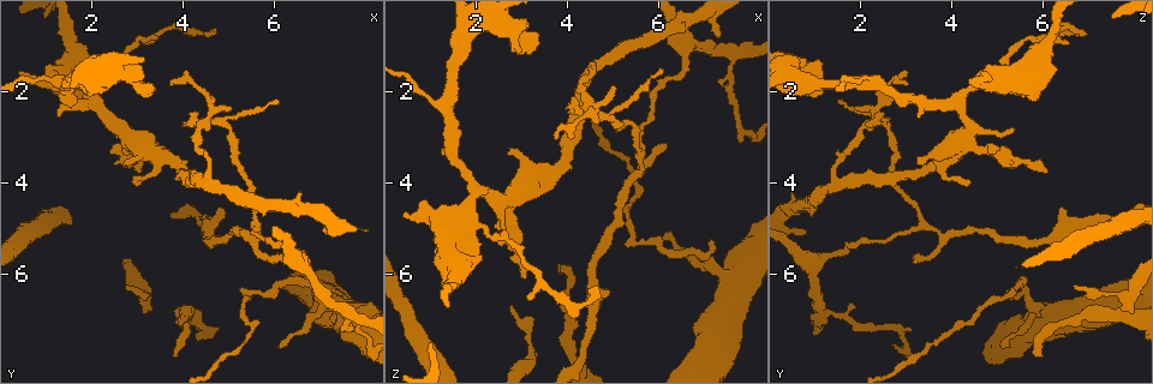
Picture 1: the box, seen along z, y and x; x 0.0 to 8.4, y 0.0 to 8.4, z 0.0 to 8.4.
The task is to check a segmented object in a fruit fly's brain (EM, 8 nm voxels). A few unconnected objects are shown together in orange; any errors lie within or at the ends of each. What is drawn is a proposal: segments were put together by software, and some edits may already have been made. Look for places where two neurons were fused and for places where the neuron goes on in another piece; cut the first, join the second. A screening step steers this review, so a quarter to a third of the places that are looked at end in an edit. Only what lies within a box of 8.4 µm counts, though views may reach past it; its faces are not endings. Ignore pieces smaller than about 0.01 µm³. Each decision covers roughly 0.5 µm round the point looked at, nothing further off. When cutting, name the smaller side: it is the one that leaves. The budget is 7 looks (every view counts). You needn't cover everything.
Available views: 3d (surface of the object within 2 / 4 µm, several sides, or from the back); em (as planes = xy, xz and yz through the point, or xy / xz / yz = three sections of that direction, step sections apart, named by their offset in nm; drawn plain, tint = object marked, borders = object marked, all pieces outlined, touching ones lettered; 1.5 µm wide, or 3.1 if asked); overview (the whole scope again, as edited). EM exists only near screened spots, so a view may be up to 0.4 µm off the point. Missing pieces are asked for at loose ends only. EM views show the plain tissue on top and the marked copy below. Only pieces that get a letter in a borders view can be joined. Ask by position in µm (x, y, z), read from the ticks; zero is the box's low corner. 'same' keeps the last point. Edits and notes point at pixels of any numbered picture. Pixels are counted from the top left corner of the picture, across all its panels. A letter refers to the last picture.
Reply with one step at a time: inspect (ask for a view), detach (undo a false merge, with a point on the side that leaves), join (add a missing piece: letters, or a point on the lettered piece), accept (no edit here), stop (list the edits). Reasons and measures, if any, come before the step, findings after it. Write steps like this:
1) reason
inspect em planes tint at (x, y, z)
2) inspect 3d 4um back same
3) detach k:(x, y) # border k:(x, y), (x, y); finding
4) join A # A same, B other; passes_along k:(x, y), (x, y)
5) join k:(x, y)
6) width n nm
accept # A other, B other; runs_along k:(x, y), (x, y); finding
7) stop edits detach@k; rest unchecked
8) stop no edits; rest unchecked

calibre changes
inspect em xy step 4 tint at (3.20, 6.50, 7.40)

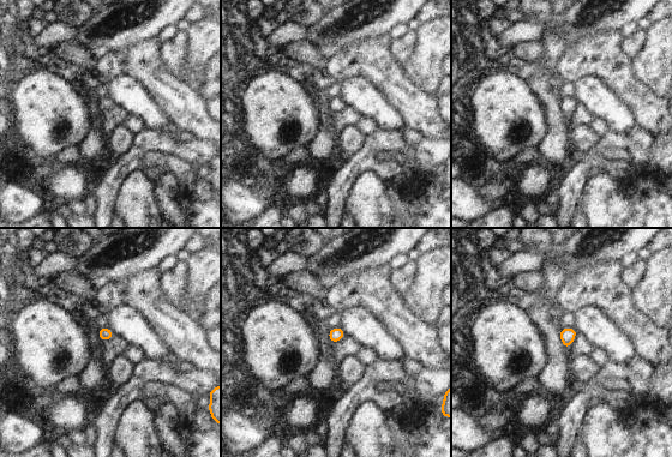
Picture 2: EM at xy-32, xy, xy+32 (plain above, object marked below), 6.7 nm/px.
inspect em planes borders same

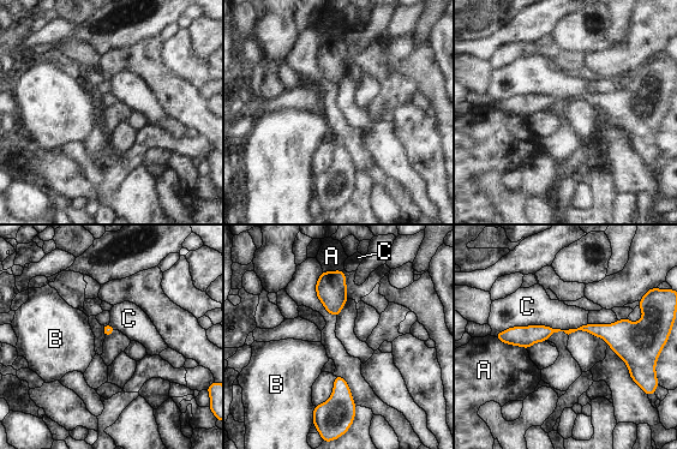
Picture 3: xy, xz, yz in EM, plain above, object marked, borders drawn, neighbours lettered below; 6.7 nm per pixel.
width 70 nm
accept # A other, B other, C other; border 3:(587, 322), (495, 336); one neuron here

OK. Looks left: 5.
end of a long branch
inspect 3d 4um at (3.80, 7.80, 5.85)

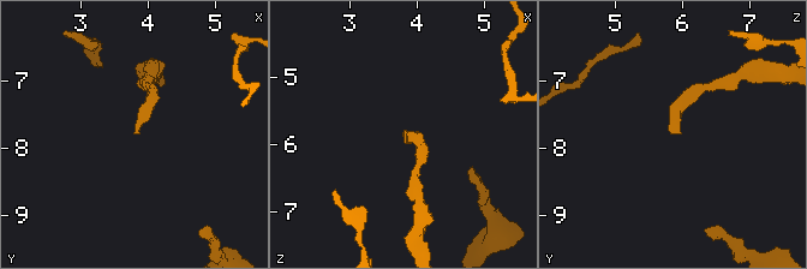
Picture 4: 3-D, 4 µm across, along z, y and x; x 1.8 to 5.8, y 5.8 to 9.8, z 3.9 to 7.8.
need the tissue
inspect em planes borders at (3.80, 7.75, 5.85)

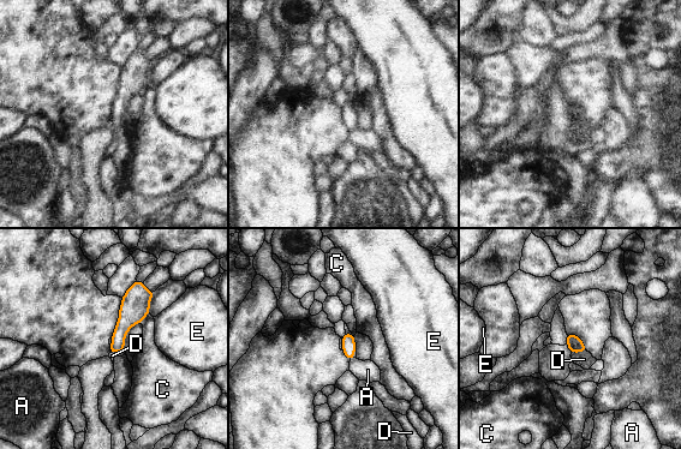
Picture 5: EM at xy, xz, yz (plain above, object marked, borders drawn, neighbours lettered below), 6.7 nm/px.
join D # A other, C other, D same, E other; passes_along 5:(574, 342), (579, 351), (584, 359); it goes on there

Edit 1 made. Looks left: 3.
redraw
inspect overview

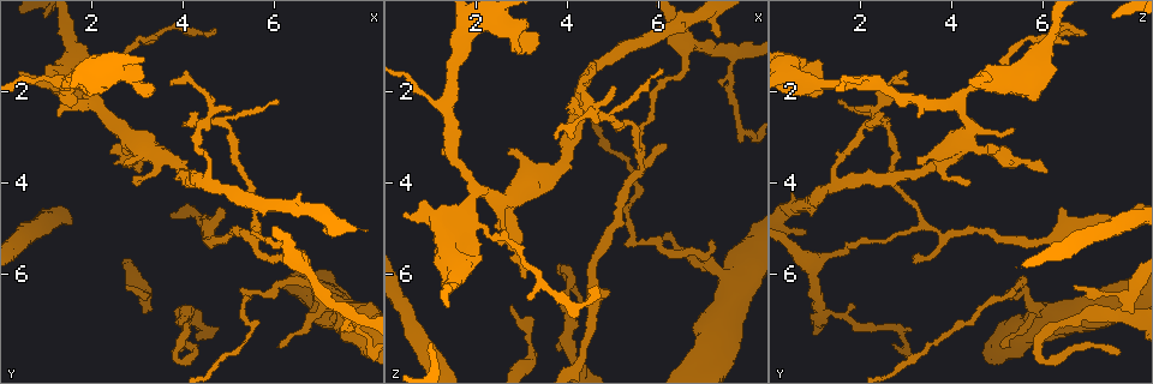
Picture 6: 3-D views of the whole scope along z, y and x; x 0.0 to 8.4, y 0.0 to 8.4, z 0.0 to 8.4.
inspect em xz step 8 borders at (4.80, 4.55, 6.45)

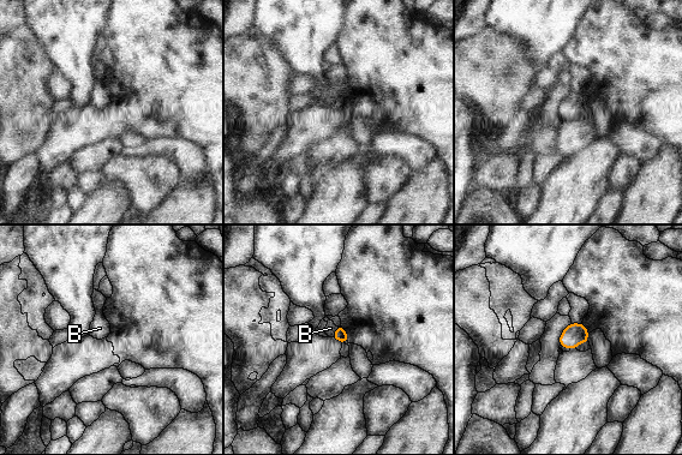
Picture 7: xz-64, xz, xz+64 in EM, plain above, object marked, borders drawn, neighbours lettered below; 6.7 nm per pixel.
longest_contact B 90 nm
accept # B other; none of them fits

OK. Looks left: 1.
stop edits join@5; rest unchecked

